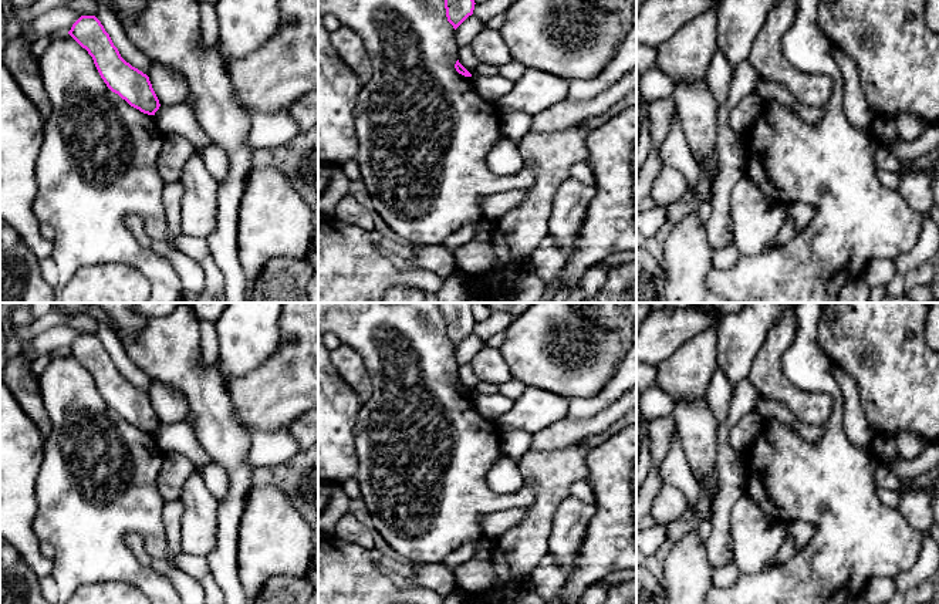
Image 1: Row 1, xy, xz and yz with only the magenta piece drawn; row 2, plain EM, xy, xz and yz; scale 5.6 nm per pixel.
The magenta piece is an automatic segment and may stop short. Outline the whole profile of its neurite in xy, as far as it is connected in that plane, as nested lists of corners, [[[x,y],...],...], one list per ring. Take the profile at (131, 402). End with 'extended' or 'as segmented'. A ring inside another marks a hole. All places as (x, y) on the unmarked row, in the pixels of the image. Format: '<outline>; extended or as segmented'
[[[81,334],[68,352],[88,370],[107,405],[143,432],[155,433],[159,418],[149,395],[126,381],[95,334]]]; as segmented

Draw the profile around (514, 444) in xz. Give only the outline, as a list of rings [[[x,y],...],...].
[[[513,429],[501,433],[501,451],[506,458],[509,458],[514,465],[519,466],[523,455],[530,449],[533,433]]]

